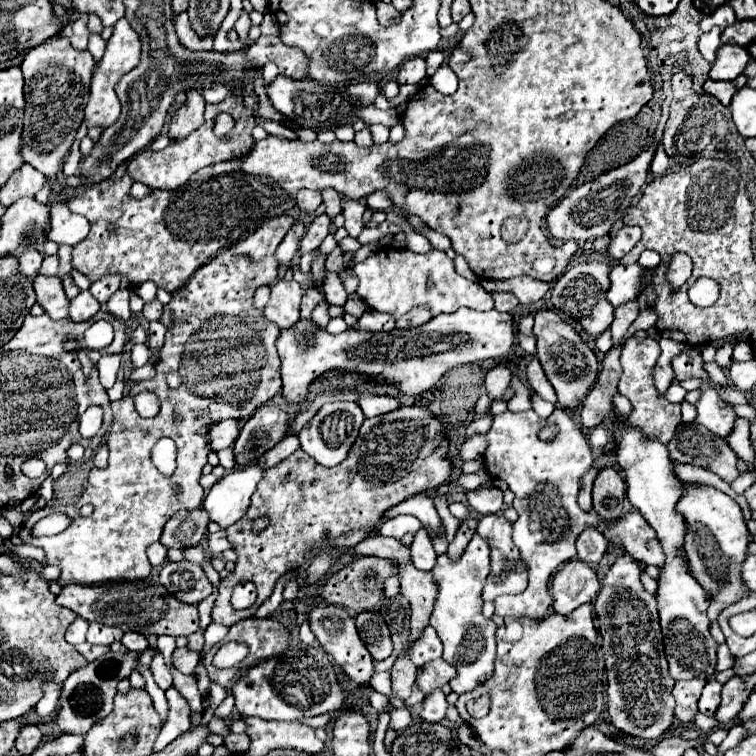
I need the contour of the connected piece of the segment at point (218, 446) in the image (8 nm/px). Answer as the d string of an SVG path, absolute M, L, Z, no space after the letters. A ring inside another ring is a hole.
M223 419L217 423L209 423L207 427L209 427L209 439L211 439L213 451L227 449L229 445L233 445L235 437L239 435L239 423L235 419Z

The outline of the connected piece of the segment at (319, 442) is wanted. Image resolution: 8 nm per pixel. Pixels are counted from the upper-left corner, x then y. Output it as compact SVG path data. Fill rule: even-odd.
M327 403L317 411L317 415L309 421L309 425L305 425L301 429L301 433L299 433L301 449L307 455L311 455L317 463L321 463L325 467L333 467L347 457L347 451L353 445L353 441L357 439L363 419L365 419L365 415L357 403Z

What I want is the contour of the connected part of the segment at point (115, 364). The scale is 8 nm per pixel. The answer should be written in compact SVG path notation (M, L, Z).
M106 354L97 363L99 381L106 389L110 389L117 381L117 372L120 368L121 359L116 354Z

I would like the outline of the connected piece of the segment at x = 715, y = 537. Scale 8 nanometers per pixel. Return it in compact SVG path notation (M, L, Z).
M685 483L681 485L681 501L677 503L677 513L685 517L685 553L693 567L693 573L703 585L705 591L711 593L711 605L707 609L707 617L711 621L717 619L725 605L741 599L745 595L741 585L741 563L747 555L749 531L745 527L745 519L741 507L725 493L709 485Z

